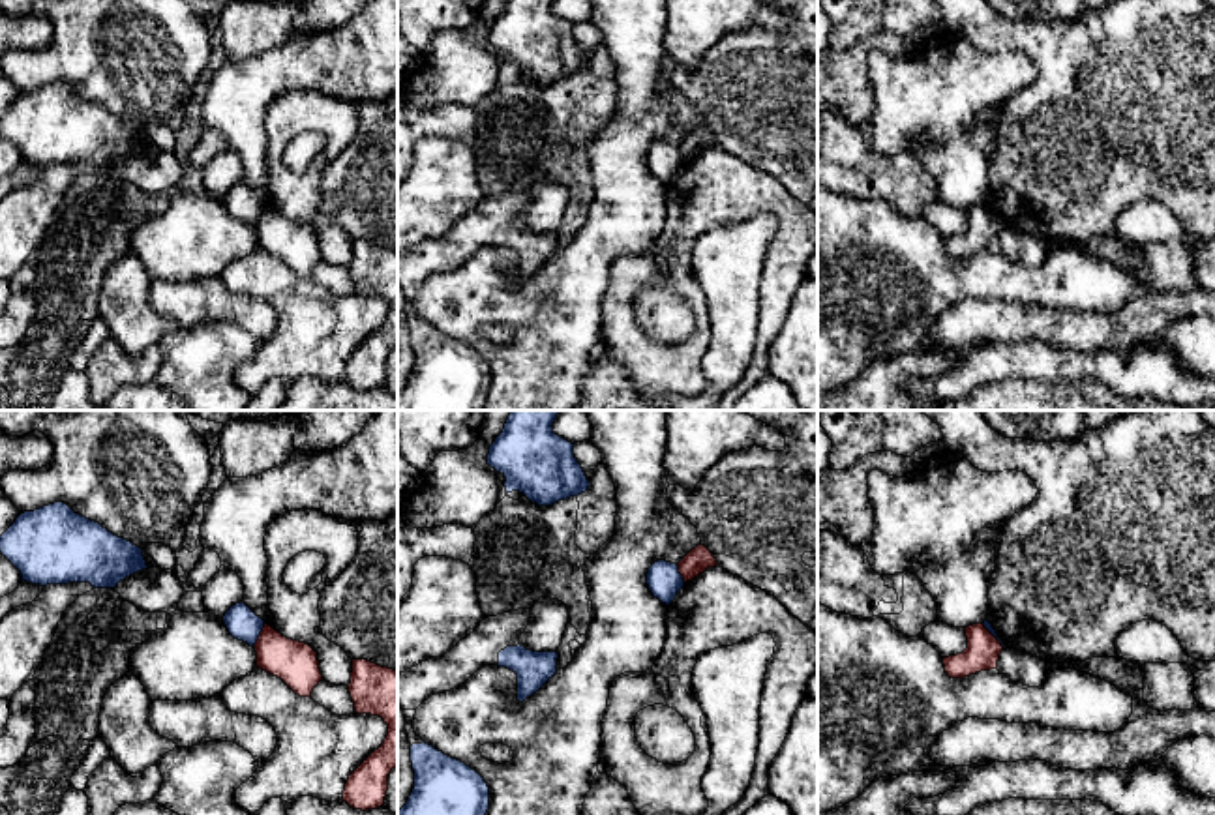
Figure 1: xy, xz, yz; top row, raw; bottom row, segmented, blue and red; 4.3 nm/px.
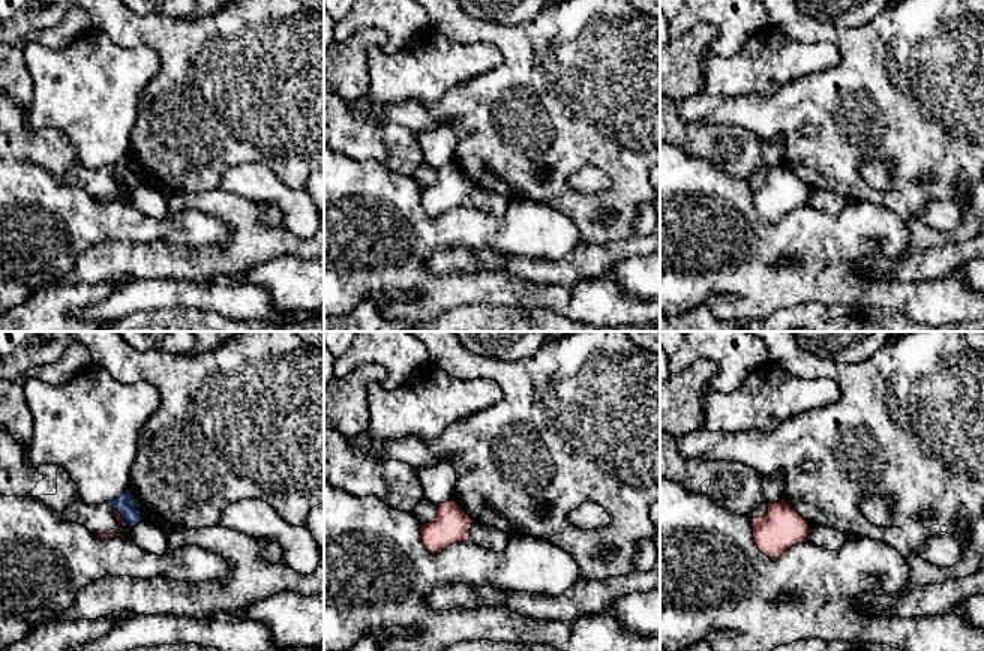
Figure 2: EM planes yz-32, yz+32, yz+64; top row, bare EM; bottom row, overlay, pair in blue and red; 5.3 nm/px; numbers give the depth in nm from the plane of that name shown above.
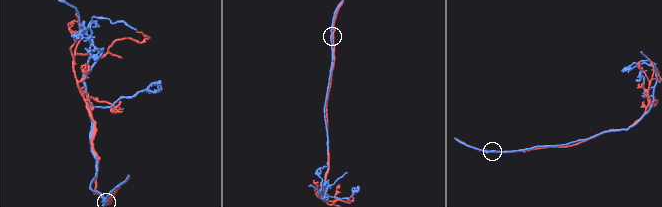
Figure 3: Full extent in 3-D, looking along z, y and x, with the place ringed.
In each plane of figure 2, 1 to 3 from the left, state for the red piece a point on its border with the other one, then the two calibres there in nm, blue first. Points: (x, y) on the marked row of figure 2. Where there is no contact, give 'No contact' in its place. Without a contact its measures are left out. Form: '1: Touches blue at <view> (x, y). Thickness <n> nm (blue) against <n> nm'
1: Touches blue at yz-32 (122, 516). Thickness 110 nm (blue) against 40 nm
2: No contact
3: No contact

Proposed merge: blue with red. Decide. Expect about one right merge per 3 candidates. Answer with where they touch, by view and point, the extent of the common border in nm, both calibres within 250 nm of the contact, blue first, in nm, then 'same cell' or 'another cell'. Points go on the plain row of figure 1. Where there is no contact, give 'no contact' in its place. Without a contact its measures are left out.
xy (259, 214) | 120 nm | 140/180 nm | another cell

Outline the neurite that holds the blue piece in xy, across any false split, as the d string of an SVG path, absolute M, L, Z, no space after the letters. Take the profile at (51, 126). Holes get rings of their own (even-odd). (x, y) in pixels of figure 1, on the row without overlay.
M64 82L21 94L0 116L0 133L21 152L22 161L41 167L90 163L94 169L114 169L148 148L141 127L75 94Z

